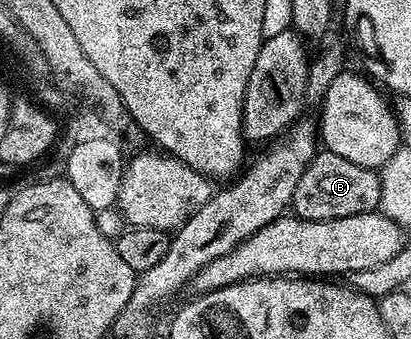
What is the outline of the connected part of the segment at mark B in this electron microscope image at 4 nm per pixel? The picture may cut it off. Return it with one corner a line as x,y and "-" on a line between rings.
319,151
309,163
309,167
305,167
305,175
301,175
301,180
297,182
291,209
294,216
306,221
341,219
345,215
376,212
380,199
381,183
376,170
366,169
357,163
349,163
349,159
341,159
341,155

